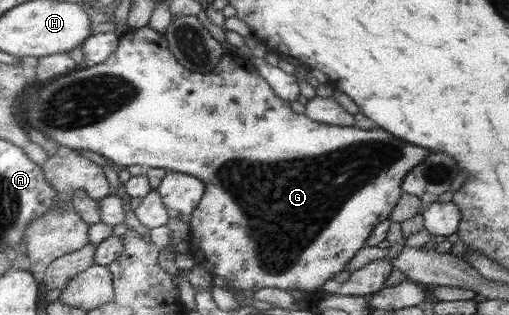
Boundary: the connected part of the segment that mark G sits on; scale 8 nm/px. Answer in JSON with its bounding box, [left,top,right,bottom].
[18,26,431,294]

